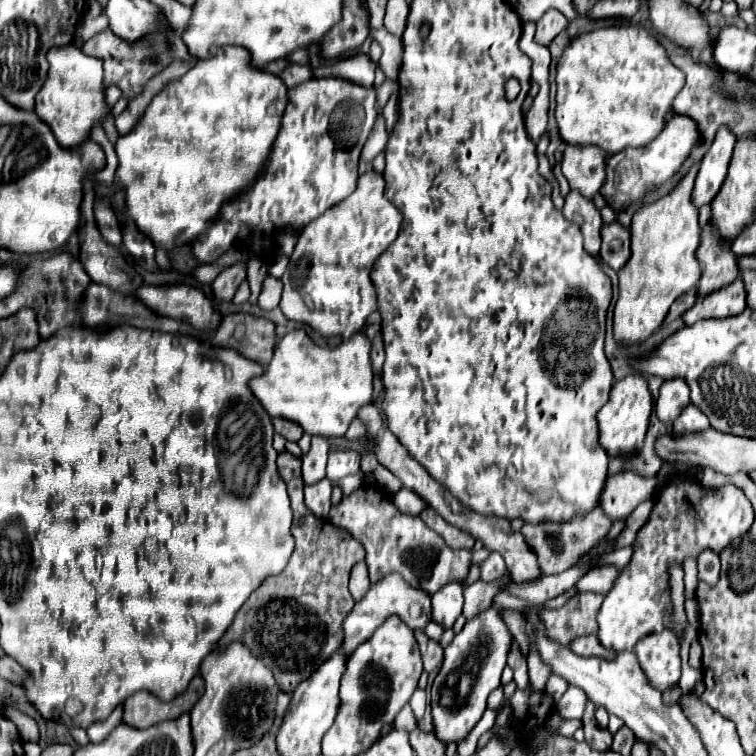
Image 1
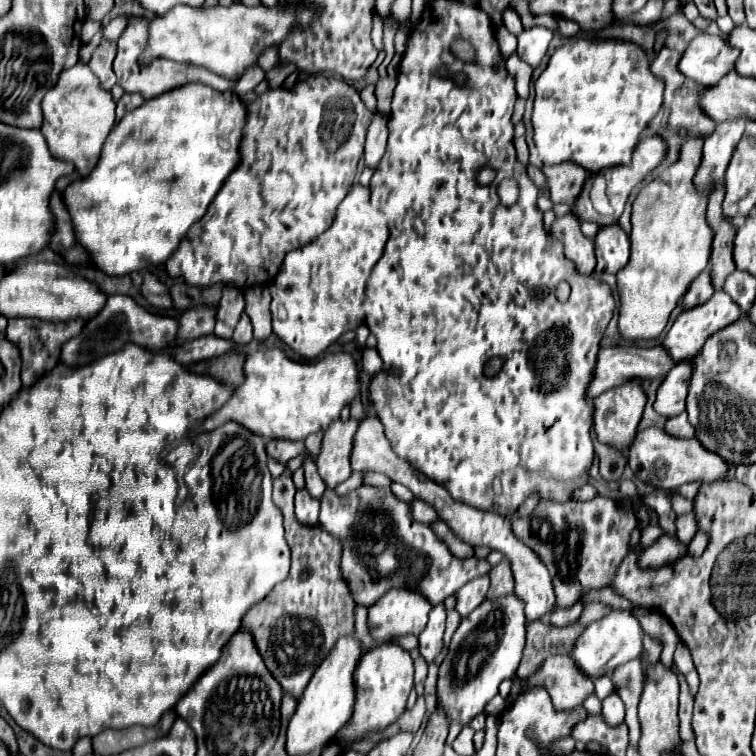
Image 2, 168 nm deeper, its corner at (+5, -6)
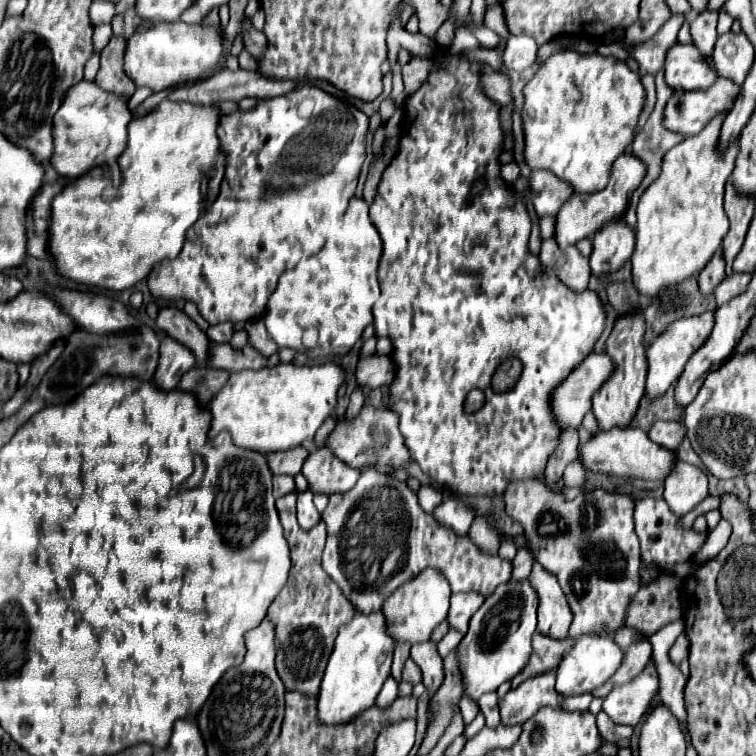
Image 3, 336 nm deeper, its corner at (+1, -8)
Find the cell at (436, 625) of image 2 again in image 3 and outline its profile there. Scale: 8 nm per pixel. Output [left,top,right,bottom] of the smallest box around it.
[410,640,444,692]

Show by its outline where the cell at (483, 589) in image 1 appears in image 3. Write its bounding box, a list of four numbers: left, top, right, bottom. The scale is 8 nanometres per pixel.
[510,548,534,582]

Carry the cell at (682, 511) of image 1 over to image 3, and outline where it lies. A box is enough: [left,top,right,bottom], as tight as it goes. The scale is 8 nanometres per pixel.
[556,634,624,696]

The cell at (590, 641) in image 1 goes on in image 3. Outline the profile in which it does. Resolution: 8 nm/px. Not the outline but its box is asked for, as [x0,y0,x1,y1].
[498,670,564,724]

